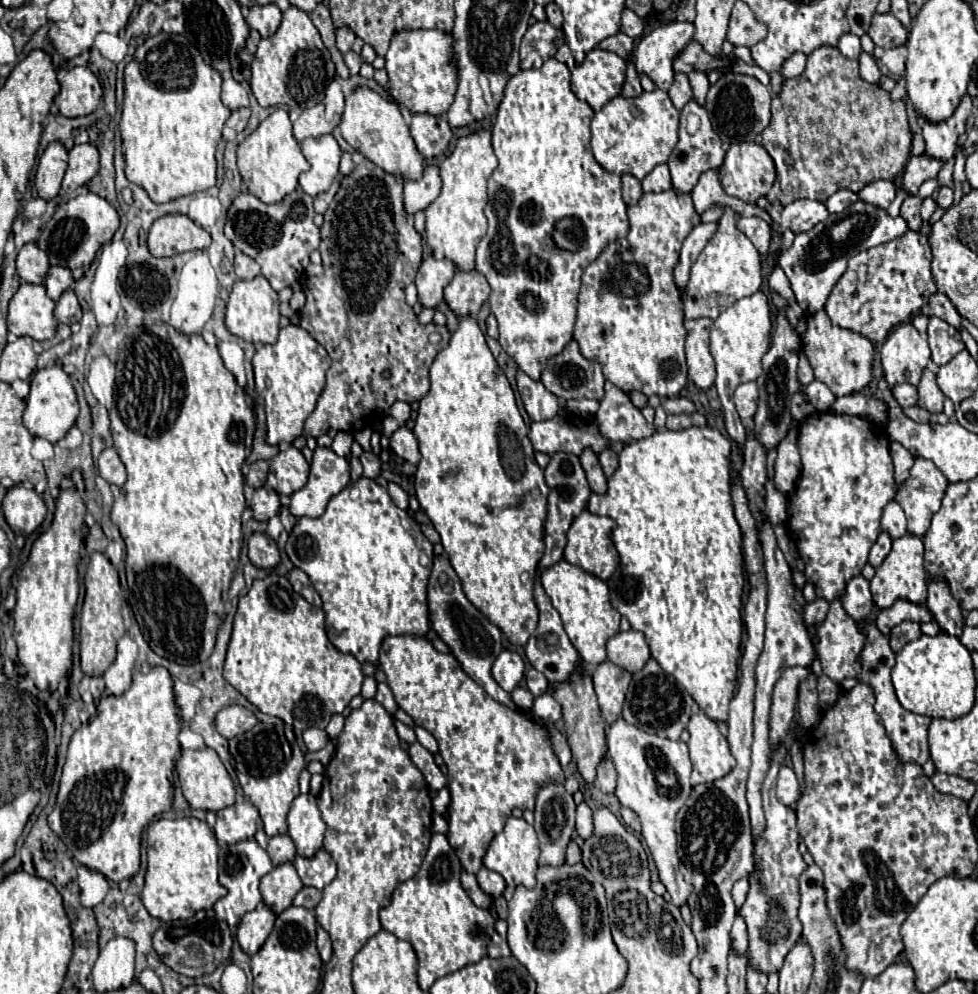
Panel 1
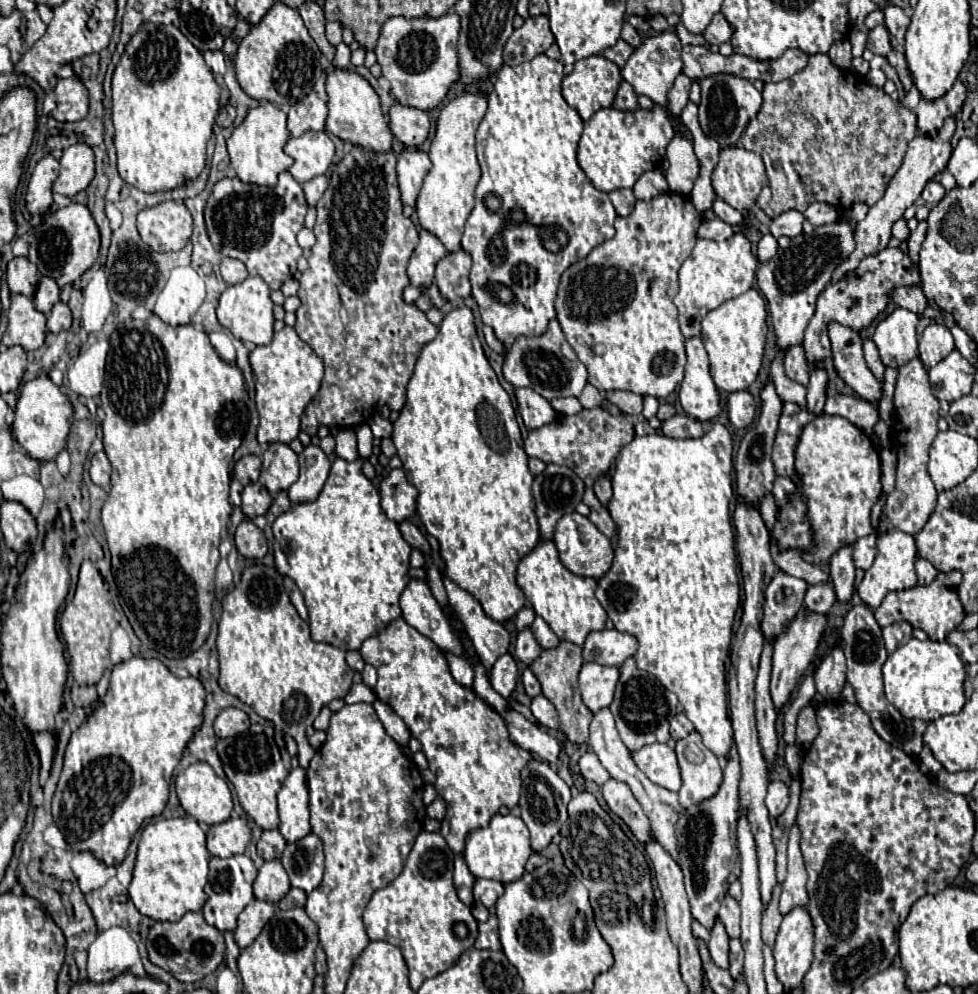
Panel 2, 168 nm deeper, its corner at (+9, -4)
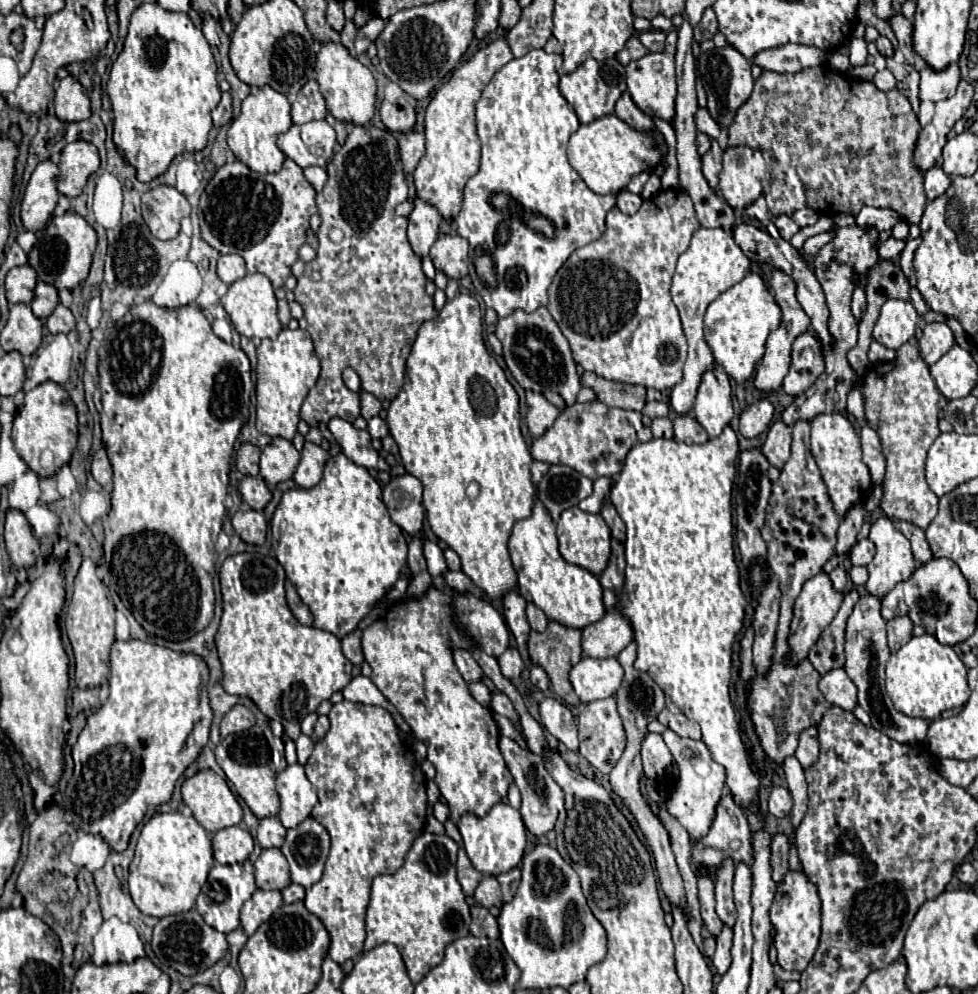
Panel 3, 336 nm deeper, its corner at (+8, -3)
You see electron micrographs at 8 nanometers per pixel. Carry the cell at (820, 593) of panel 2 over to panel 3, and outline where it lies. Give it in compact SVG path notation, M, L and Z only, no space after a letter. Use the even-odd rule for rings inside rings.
M837 566L829 576L831 576L831 580L833 580L833 586L835 586L839 592L843 592L843 590L845 590L845 584L847 584L847 572L845 572L845 568L843 568L843 566Z

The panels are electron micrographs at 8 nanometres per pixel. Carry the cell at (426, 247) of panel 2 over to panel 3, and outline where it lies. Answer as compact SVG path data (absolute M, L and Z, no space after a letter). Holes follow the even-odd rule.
M419 196L413 200L413 212L409 214L409 228L407 228L407 238L411 242L411 248L417 256L427 256L429 248L433 242L439 238L439 224L441 224L441 214L437 208Z

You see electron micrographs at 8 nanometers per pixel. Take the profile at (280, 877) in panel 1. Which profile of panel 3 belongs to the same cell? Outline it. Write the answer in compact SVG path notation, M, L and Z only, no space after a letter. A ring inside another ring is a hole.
M265 848L253 866L261 890L283 890L291 884L289 864L279 848Z

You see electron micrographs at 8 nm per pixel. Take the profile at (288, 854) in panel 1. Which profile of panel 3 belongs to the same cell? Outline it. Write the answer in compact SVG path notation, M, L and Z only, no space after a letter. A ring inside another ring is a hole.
M277 816L263 818L257 830L257 840L263 848L279 848L285 840L285 828L281 826L281 820Z

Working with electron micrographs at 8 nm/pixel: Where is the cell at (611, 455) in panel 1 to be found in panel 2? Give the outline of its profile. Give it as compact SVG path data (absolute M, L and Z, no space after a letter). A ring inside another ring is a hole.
M602 475L602 477L594 483L594 493L596 493L596 497L600 499L602 505L608 503L608 499L612 497L612 481L610 481L608 475Z

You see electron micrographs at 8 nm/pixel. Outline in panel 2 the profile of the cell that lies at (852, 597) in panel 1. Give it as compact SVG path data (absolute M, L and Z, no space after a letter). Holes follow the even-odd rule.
M842 547L830 559L830 579L836 589L836 599L840 603L848 603L854 593L854 561L852 547Z

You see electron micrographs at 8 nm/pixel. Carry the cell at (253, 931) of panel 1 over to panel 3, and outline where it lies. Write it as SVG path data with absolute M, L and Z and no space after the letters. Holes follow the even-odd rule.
M257 890L241 908L241 928L251 936L279 906L283 896L279 890Z

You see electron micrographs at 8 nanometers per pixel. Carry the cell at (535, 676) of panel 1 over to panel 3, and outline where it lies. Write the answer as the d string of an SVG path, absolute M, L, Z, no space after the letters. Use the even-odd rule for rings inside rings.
M533 666L531 668L531 684L535 688L539 688L541 692L549 690L549 676L547 676L547 672L541 666Z

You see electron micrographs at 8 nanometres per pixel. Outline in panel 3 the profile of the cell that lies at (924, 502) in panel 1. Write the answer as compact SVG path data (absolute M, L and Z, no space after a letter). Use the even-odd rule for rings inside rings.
M909 342L897 348L895 360L873 366L863 382L865 386L861 388L861 394L865 418L867 424L877 430L887 462L879 506L889 518L907 520L925 530L937 516L939 502L925 482L925 458L929 446L941 434L937 428L941 394L929 374L929 366L921 358L919 350Z

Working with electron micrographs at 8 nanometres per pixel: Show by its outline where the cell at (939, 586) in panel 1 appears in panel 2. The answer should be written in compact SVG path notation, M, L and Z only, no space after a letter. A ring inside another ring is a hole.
M916 559L916 573L918 573L918 585L928 585L936 579L938 571L934 569L934 565L926 559Z

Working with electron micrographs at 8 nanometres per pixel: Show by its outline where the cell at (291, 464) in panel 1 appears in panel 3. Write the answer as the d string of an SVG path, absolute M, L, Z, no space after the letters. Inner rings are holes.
M273 438L261 452L261 466L259 474L265 478L269 486L289 480L295 474L299 464L299 452L295 450L293 442L285 438Z

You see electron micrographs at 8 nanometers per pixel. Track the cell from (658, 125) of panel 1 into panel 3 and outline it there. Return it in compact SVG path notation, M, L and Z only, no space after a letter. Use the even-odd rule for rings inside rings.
M609 114L591 124L579 126L579 130L573 132L569 138L567 156L571 166L589 186L589 190L593 190L595 194L615 194L629 184L631 176L641 172L653 172L657 168L657 164L663 158L661 146L663 146L661 132L655 132L653 136L635 132L621 118Z

